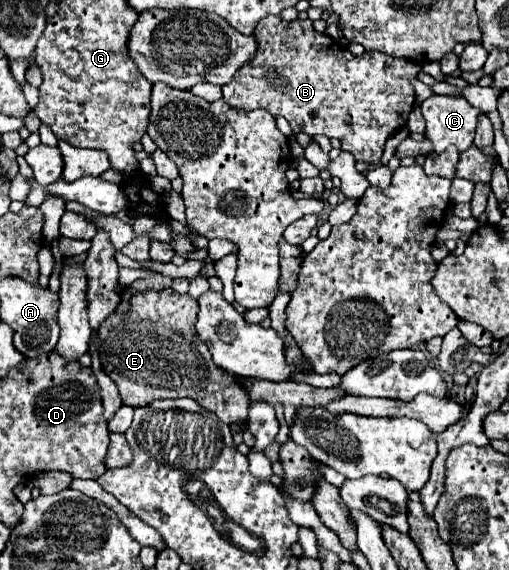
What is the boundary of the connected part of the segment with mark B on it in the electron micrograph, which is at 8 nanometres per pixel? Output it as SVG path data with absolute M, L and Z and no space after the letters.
M267 16L257 24L255 38L259 38L259 54L255 56L255 62L243 66L243 70L239 70L239 74L223 86L223 100L241 110L265 108L271 114L281 114L291 124L293 132L339 138L341 148L351 152L355 160L377 164L389 136L407 124L407 118L415 106L415 90L411 82L417 80L421 66L417 62L409 62L407 58L395 58L379 52L353 56L331 36L315 32L311 20L297 18L293 22L285 22L279 16Z

